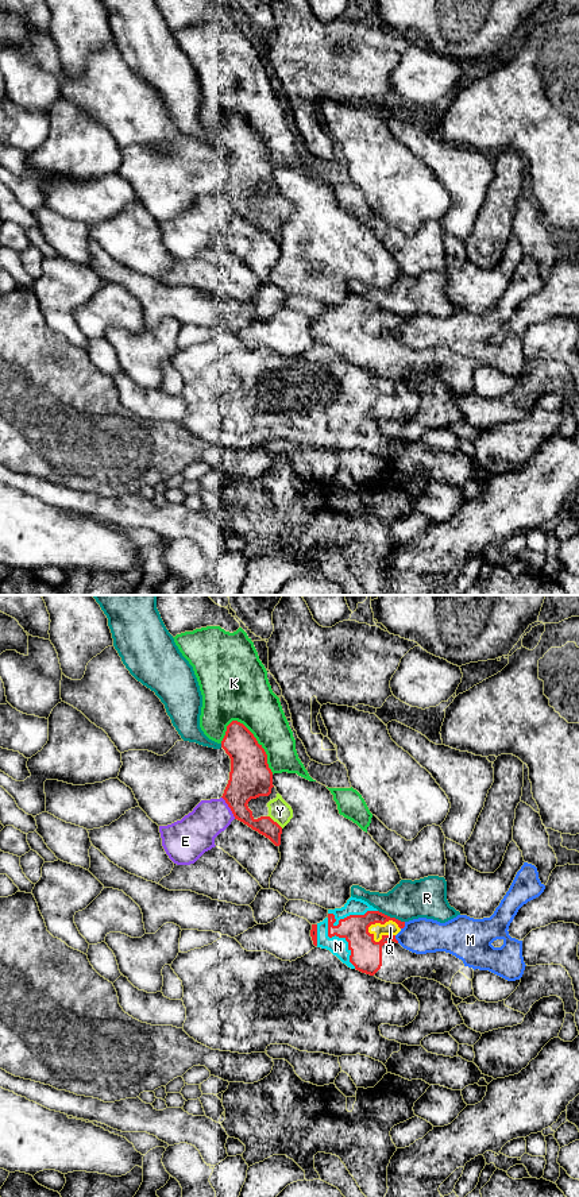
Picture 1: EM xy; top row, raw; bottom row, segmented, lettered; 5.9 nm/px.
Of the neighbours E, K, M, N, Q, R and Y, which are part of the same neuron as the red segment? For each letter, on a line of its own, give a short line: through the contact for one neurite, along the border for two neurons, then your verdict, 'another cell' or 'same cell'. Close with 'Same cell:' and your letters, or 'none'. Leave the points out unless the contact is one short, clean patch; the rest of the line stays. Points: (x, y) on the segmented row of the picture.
E: another cell
K: another cell
M: another cell
N: same cell
Q: line xy (366, 954), (369, 927), (382, 923), (390, 927); same cell
R: another cell
Y: line xy (267, 815), (282, 827); another cell
Same cell: N, Q

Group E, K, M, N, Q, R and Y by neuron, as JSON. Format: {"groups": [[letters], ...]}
{"groups": [["E"], ["K"], ["M"], ["N", "Q"], ["R"], ["Y"]]}

